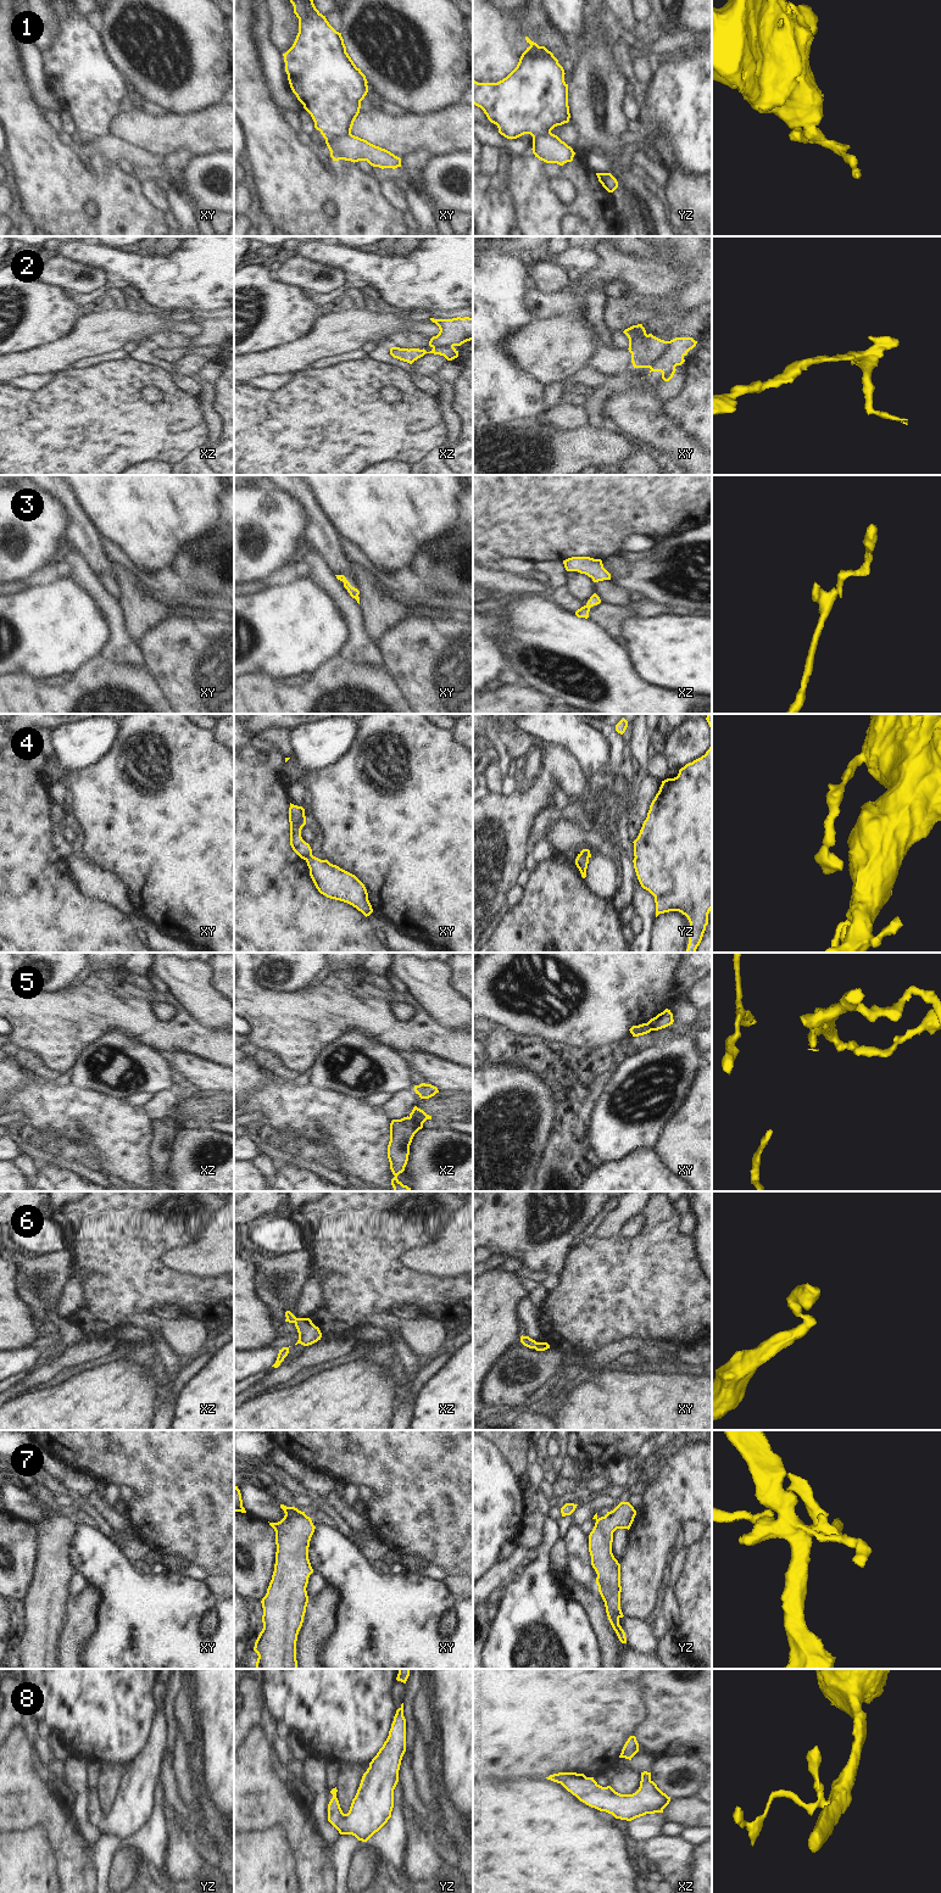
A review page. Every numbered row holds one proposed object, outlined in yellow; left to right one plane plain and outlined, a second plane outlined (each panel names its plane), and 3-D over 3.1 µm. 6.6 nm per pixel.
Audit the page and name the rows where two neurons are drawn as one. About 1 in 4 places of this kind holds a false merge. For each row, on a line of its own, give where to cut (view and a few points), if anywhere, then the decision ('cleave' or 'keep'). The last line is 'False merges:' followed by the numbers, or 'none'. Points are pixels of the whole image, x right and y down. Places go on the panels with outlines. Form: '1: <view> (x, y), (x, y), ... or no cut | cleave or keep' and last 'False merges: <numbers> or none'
1: xy (350, 133), (340, 138), (326, 140) | cleave
2: no cut | keep
3: no cut | keep
4: xy (311, 854), (306, 860) | cleave
5: xz (408, 1117), (419, 1128) | cleave
6: no cut | keep
7: no cut | keep
8: no cut | keep
False merges: 1, 4, 5

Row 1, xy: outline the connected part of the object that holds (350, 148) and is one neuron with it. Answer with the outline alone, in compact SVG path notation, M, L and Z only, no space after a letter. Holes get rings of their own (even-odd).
M352 134L341 139L328 139L325 144L333 161L345 160L353 163L367 161L371 166L382 169L401 167L400 157Z

